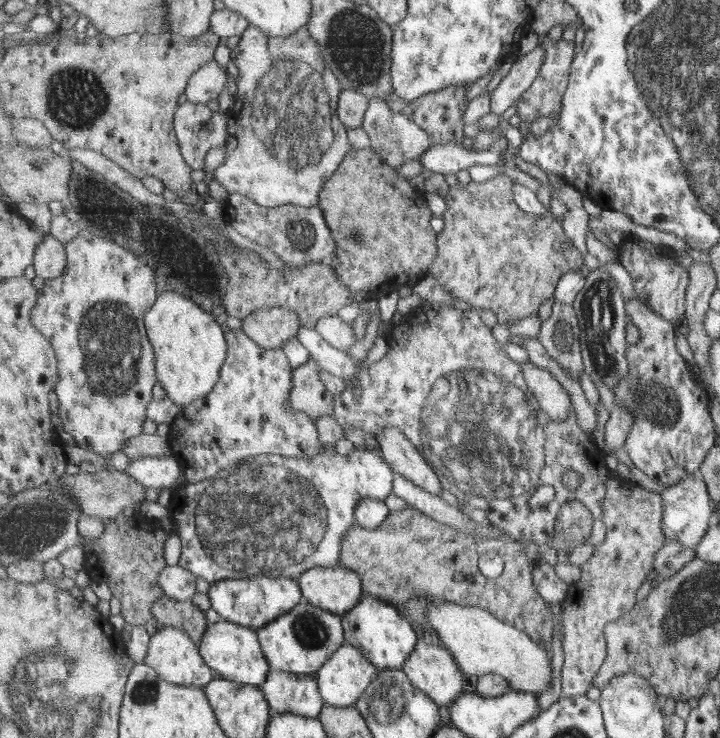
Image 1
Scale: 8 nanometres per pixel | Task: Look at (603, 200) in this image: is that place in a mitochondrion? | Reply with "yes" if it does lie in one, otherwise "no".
no

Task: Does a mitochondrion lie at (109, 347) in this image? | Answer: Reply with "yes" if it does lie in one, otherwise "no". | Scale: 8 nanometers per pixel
yes

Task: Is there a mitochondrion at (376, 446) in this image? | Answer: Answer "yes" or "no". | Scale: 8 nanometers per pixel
no

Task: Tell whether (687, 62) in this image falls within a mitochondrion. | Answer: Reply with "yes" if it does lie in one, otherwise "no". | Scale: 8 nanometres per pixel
yes

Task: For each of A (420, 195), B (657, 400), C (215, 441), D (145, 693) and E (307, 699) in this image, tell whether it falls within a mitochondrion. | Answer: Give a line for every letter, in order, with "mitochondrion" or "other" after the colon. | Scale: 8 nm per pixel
A: other
B: mitochondrion
C: other
D: mitochondrion
E: other

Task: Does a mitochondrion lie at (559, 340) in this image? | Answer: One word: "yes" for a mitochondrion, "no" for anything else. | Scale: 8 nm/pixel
yes

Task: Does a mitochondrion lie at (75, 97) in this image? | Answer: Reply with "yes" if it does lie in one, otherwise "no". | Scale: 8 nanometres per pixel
yes

